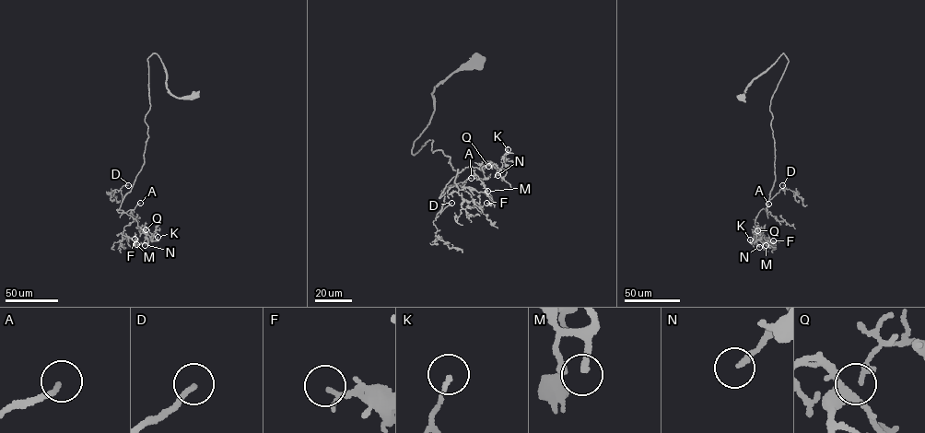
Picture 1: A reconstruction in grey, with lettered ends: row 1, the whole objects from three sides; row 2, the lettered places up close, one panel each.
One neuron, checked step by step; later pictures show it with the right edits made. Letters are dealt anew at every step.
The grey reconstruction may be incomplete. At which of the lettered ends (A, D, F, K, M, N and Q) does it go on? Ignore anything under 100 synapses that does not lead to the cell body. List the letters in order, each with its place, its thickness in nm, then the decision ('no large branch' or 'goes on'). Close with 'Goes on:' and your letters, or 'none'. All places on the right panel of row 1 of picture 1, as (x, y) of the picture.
A: at (768, 204); 150 nm thick; goes on
D: at (782, 185); 180 nm thick; goes on
F: at (773, 240); 160 nm thick; no large branch
K: at (750, 239); 130 nm thick; no large branch
M: at (766, 245); 260 nm thick; goes on
N: at (759, 247); 170 nm thick; no large branch
Q: at (757, 230); 130 nm thick; no large branch
Goes on: A, D, M

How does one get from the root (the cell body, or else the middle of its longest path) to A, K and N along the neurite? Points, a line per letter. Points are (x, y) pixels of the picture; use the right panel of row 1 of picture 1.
A: (741, 98), (753, 80), (783, 53), (788, 63), (769, 106), (776, 178), (768, 204)
K: (741, 98), (783, 53), (788, 63), (769, 110), (775, 181), (768, 207), (755, 217), (760, 240), (750, 239)
N: (741, 98), (783, 53), (788, 63), (769, 110), (775, 179), (768, 207), (755, 217), (754, 239), (759, 247)

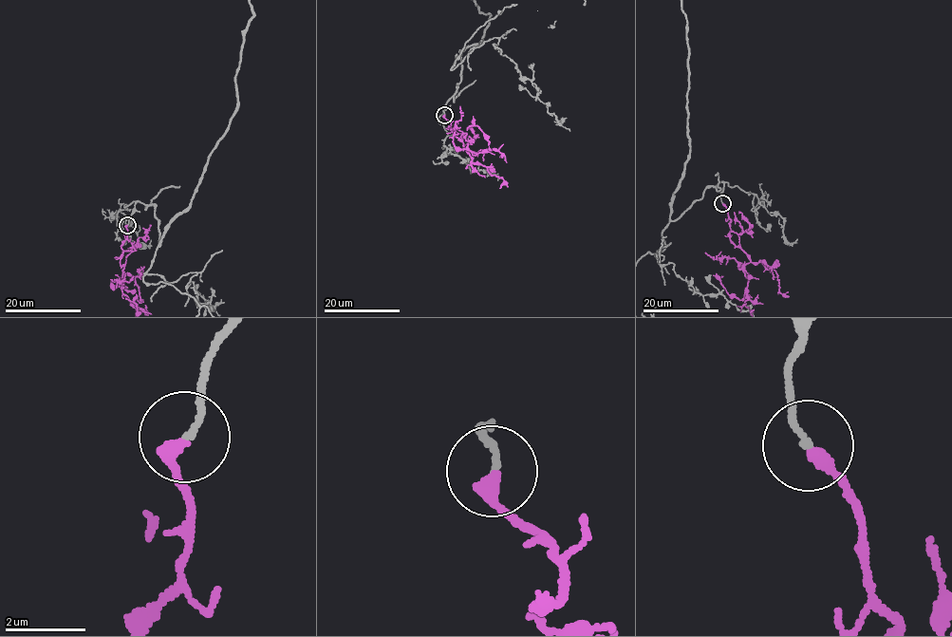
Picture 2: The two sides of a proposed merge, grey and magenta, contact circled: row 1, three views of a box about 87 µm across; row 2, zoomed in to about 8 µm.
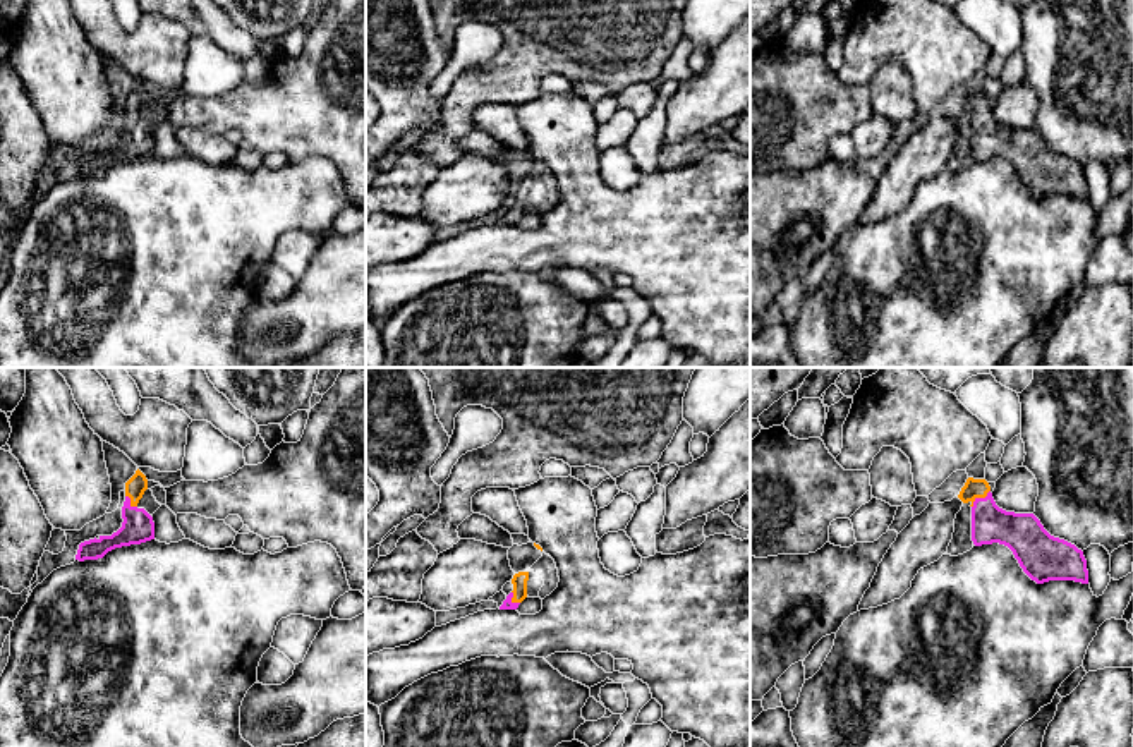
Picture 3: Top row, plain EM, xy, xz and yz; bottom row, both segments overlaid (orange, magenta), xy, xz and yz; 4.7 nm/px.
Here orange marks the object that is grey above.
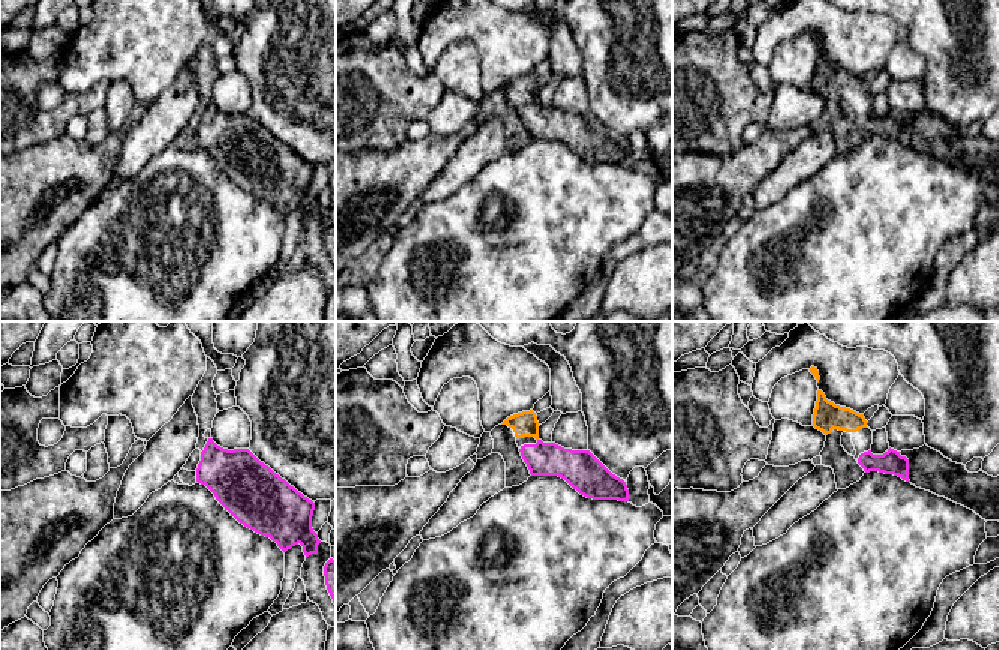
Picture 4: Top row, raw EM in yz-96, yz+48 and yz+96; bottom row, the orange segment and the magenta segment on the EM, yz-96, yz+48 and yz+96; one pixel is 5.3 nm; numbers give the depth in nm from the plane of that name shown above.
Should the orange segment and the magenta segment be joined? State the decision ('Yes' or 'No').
Yes

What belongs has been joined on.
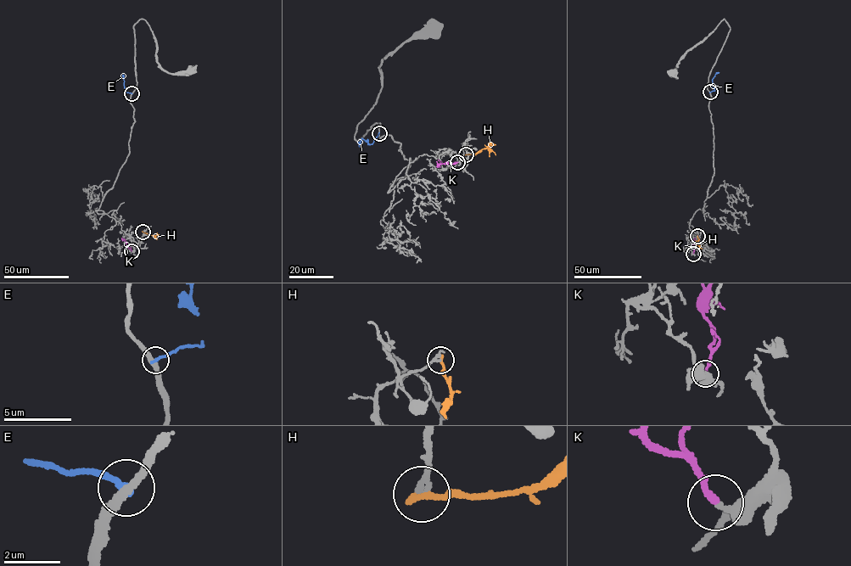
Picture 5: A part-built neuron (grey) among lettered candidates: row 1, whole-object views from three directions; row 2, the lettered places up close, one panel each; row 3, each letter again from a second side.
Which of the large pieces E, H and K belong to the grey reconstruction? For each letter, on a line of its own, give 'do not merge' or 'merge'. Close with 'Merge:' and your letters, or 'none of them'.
E: do not merge
H: do not merge
K: merge
Merge: K

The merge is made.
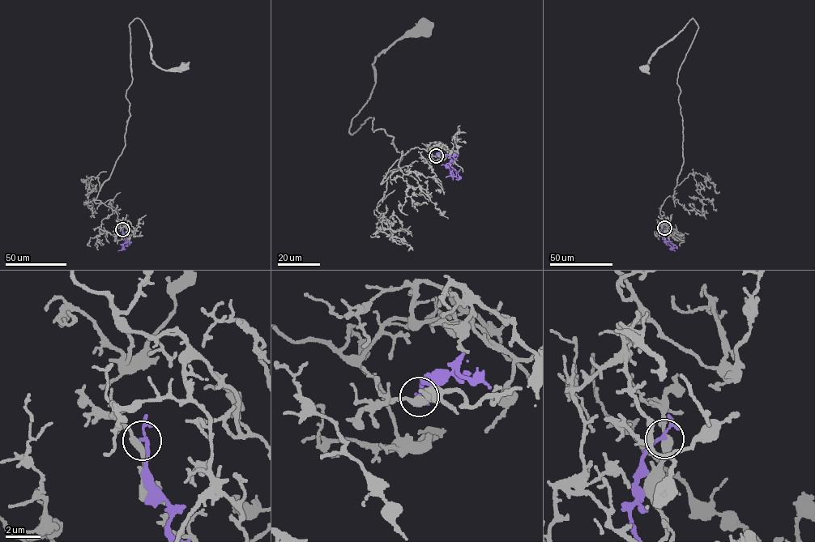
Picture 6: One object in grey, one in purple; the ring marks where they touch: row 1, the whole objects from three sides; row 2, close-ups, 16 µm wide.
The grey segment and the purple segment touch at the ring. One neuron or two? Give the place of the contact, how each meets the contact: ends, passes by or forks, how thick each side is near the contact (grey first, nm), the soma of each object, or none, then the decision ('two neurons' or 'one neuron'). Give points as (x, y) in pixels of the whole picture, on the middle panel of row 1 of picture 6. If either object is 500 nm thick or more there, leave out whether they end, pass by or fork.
(436, 155) | grey passes by | purple passes by | 360/160 nm | grey (424, 26) | purple none | two neurons

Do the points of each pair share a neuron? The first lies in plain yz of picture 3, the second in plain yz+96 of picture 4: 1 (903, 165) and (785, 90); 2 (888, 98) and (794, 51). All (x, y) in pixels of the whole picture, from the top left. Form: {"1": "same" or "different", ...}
{"1": "different", "2": "same"}

